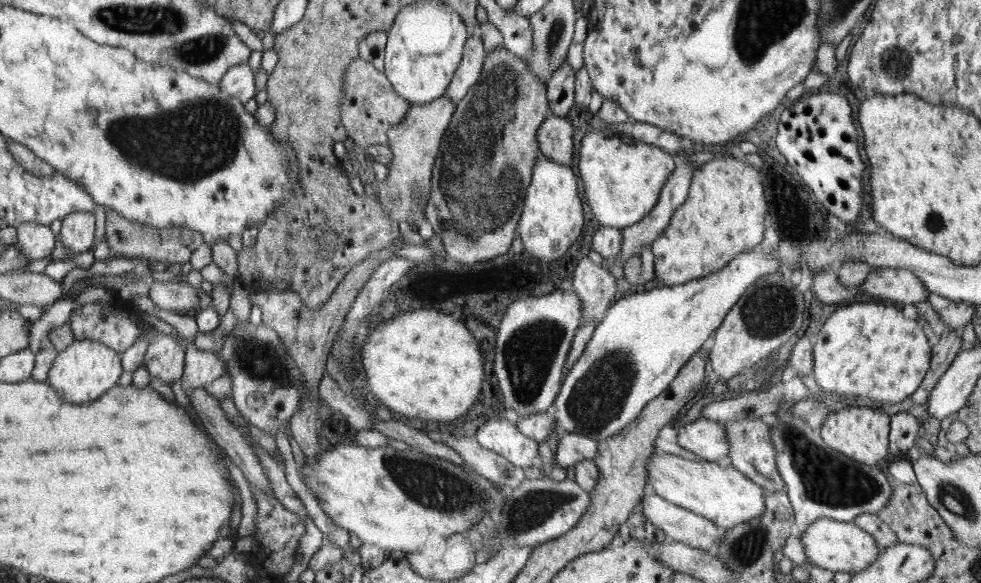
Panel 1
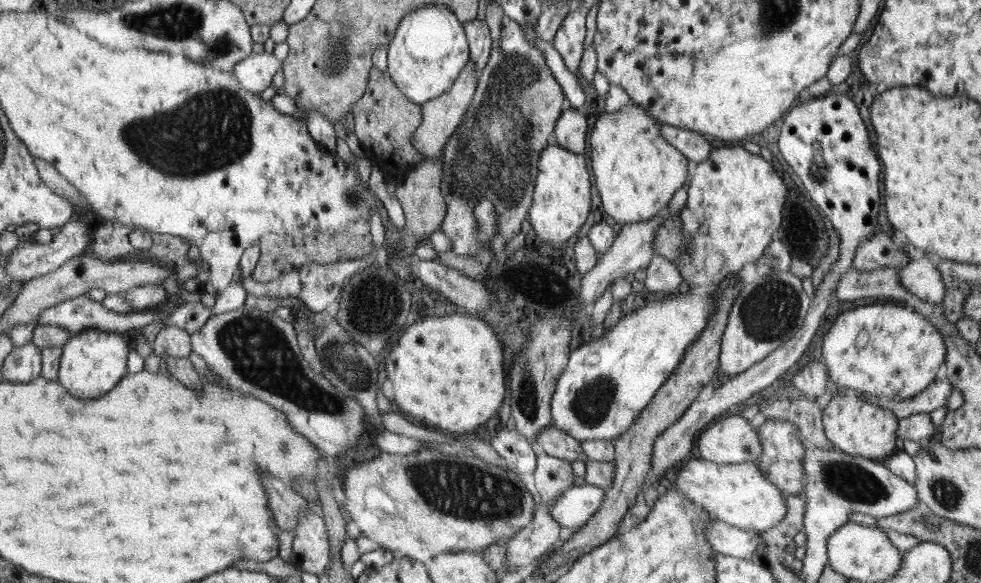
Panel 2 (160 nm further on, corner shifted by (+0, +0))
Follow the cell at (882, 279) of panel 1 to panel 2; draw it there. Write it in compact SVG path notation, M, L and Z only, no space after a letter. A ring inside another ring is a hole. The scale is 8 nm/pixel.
M918 255L898 270L900 286L904 286L904 290L915 294L919 299L940 304L947 290L942 282L942 274L936 269L935 258Z

